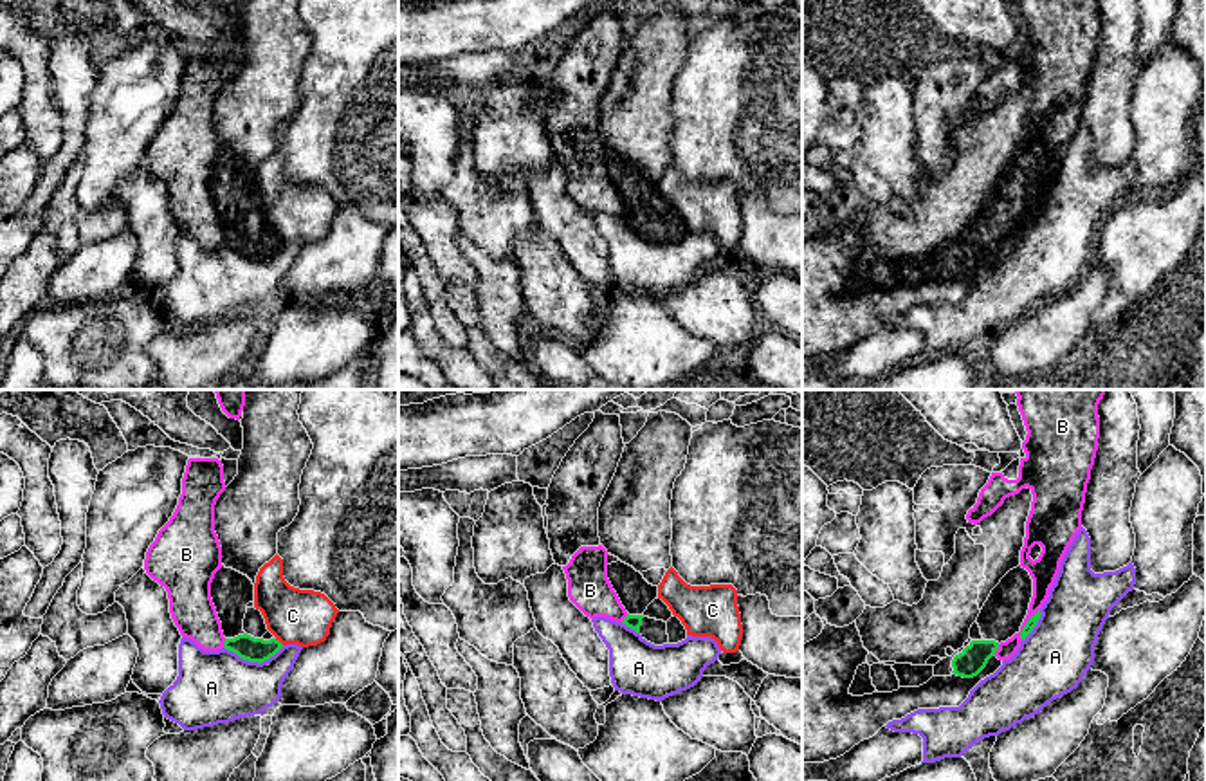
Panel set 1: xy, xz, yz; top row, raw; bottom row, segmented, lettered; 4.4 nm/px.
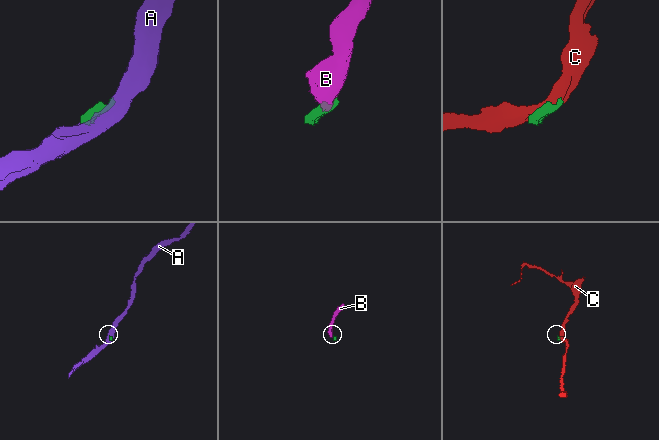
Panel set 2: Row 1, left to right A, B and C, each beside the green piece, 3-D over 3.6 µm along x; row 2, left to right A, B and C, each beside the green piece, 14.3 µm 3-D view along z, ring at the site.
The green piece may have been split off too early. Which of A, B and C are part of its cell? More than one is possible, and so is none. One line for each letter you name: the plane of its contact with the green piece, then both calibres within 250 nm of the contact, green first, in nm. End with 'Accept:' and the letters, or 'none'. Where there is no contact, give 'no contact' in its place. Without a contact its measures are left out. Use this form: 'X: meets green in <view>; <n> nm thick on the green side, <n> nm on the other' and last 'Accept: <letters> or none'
Accept: none

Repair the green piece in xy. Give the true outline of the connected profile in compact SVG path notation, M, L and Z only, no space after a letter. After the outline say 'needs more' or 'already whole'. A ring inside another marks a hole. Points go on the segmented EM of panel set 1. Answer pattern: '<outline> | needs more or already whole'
M222 566L211 583L211 599L222 622L225 649L261 664L283 648L276 639L254 639L243 631L247 604L254 601L254 584L247 575Z | needs more

